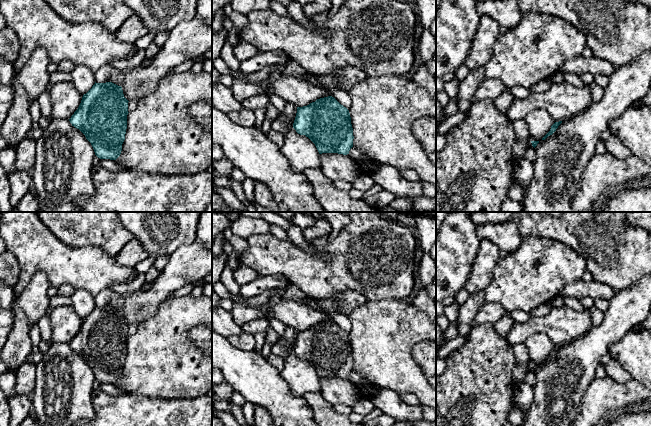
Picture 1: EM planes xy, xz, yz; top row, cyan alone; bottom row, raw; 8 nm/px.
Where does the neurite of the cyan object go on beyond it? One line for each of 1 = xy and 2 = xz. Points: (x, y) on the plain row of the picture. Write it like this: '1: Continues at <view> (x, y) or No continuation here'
1: No continuation here
2: No continuation here

